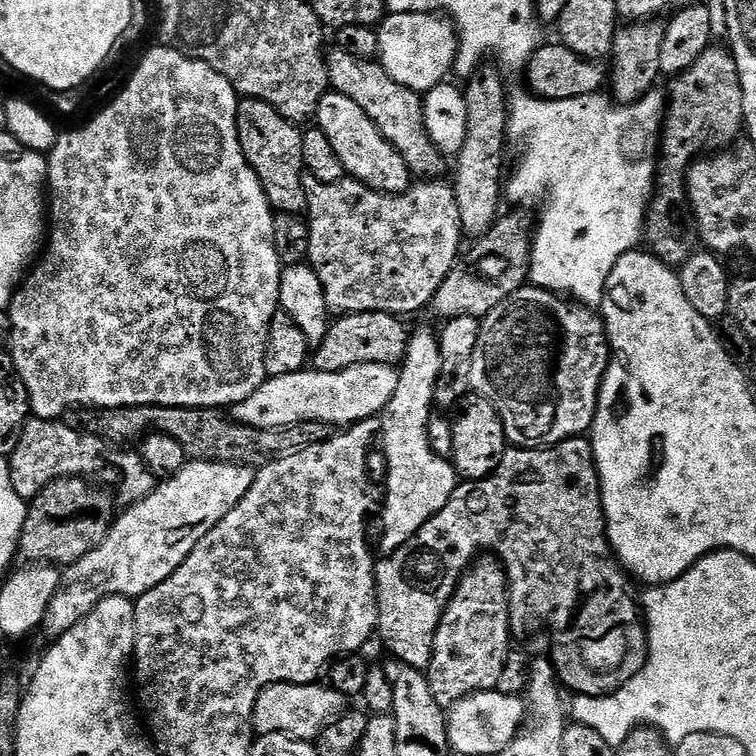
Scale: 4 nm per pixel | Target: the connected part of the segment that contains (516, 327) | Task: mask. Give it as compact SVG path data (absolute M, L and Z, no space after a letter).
M525 286L494 306L494 310L480 320L478 346L474 346L474 366L470 366L470 388L493 404L504 424L509 445L552 448L563 440L583 437L591 429L609 359L604 321L593 309L569 302L545 288Z

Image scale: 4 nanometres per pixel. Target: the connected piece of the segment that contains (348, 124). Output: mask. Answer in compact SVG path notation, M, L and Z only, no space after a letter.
M329 90L322 98L314 120L326 134L326 138L330 138L330 146L334 146L334 154L338 154L338 158L342 158L345 173L349 177L353 176L353 181L365 184L367 188L372 188L376 192L389 192L392 196L403 194L413 183L414 177L408 171L402 154L398 154L398 150L394 150L394 146L380 133L378 126L374 126L374 122L362 110L362 106L358 106L358 102L346 98L340 92Z

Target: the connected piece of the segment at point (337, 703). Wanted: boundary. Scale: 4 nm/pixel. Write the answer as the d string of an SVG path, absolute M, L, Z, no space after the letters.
M271 684L258 698L252 715L252 727L257 737L280 732L295 740L315 741L326 726L333 724L346 711L346 698L330 686L314 684Z

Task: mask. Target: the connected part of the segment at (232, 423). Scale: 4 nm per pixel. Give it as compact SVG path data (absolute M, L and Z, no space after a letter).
M157 404L141 408L73 408L67 413L66 423L85 436L102 438L113 446L132 446L151 433L164 433L177 440L189 461L242 464L253 470L282 458L294 458L296 452L331 440L334 435L333 425L322 422L302 422L288 428L255 428L238 424L231 415L215 408L160 408Z

